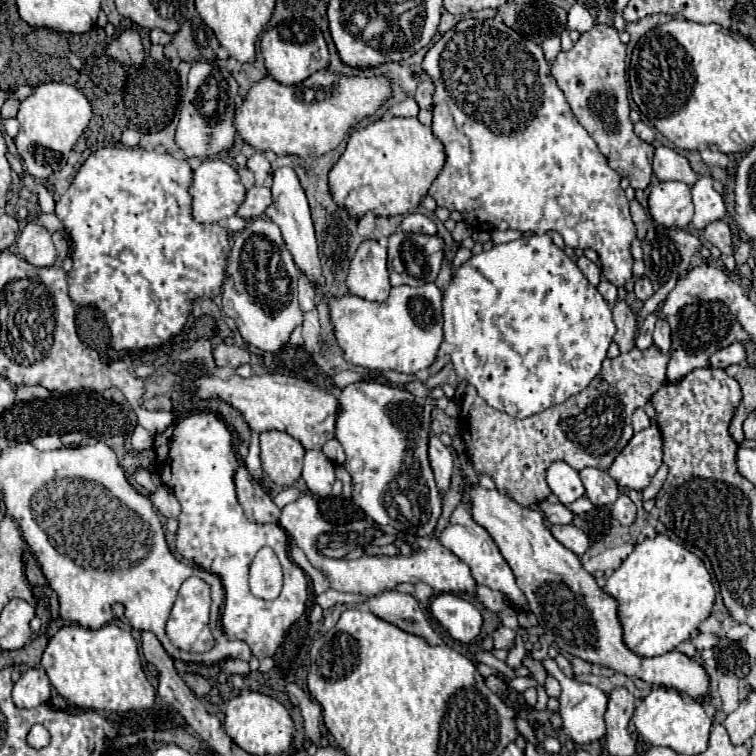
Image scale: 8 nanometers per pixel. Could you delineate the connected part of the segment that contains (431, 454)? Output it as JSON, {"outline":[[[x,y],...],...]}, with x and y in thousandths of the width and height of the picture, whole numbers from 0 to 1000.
{"outline":[[[569,574],[566,582],[566,606],[569,606],[569,616],[574,622],[574,632],[577,640],[585,651],[593,648],[595,643],[595,632],[598,632],[598,601],[595,593],[590,593],[582,579],[577,574]]]}

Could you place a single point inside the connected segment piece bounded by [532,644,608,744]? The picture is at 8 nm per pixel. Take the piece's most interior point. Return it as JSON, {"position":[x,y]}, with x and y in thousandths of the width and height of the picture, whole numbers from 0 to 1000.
{"position":[770,934]}

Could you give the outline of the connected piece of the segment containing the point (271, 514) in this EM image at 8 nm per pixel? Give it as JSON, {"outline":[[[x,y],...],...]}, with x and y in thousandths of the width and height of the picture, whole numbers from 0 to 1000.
{"outline":[[[325,616],[315,619],[310,638],[312,638],[312,651],[315,651],[315,664],[320,667],[323,680],[331,690],[336,693],[368,690],[370,672],[357,661],[357,656],[344,646],[344,640],[331,632]]]}

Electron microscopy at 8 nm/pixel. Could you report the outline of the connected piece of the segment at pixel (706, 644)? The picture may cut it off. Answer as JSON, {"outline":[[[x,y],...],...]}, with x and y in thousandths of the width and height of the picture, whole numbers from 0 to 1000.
{"outline":[[[921,839],[915,847],[918,847],[918,854],[923,860],[931,860],[931,857],[944,857],[947,849],[950,849],[950,841],[944,841],[944,839]]]}

